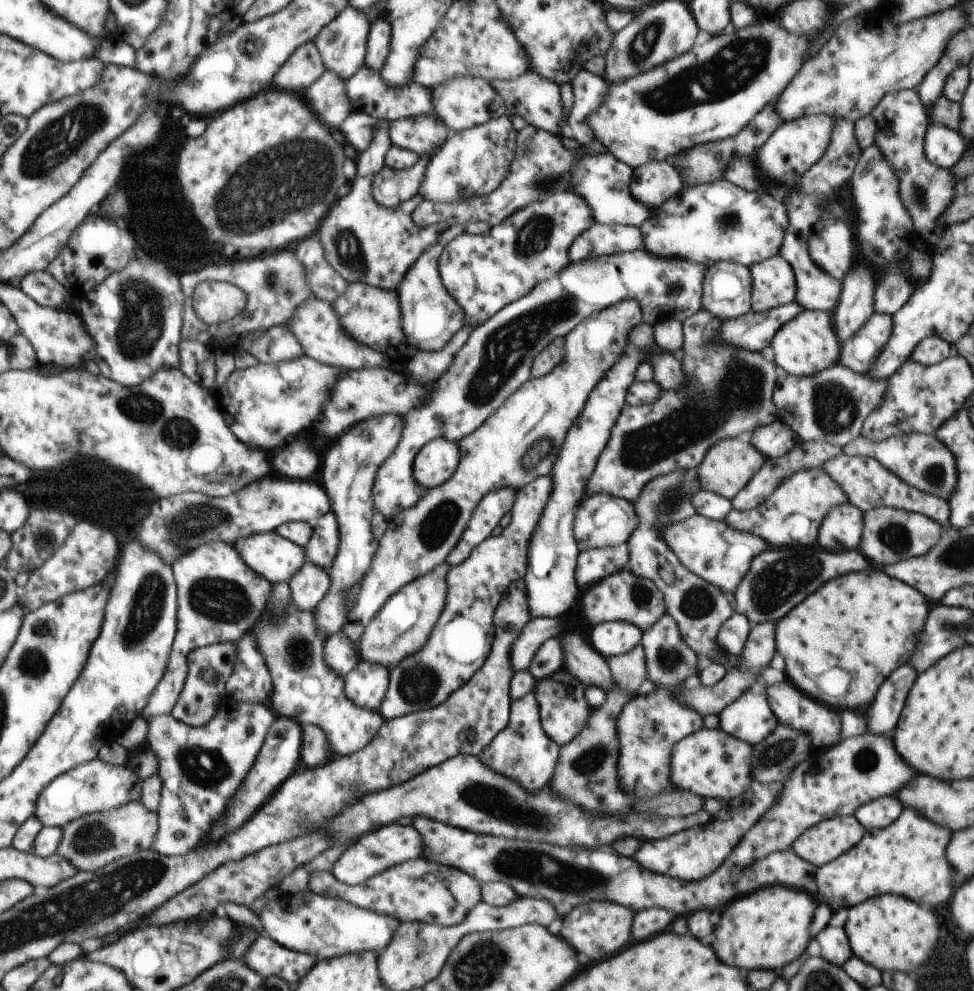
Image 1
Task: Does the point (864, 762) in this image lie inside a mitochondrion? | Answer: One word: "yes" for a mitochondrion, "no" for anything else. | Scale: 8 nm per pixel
yes

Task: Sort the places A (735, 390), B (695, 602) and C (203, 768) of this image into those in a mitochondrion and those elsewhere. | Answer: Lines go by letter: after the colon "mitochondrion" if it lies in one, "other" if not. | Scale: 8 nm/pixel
A: mitochondrion
B: mitochondrion
C: mitochondrion

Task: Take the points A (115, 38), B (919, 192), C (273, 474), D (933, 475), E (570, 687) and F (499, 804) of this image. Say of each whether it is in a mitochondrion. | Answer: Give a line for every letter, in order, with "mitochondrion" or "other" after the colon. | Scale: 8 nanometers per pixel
A: other
B: mitochondrion
C: other
D: mitochondrion
E: other
F: mitochondrion

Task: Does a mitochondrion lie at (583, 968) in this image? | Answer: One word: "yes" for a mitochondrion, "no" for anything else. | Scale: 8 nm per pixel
no

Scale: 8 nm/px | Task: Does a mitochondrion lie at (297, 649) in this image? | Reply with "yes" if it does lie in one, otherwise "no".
yes

